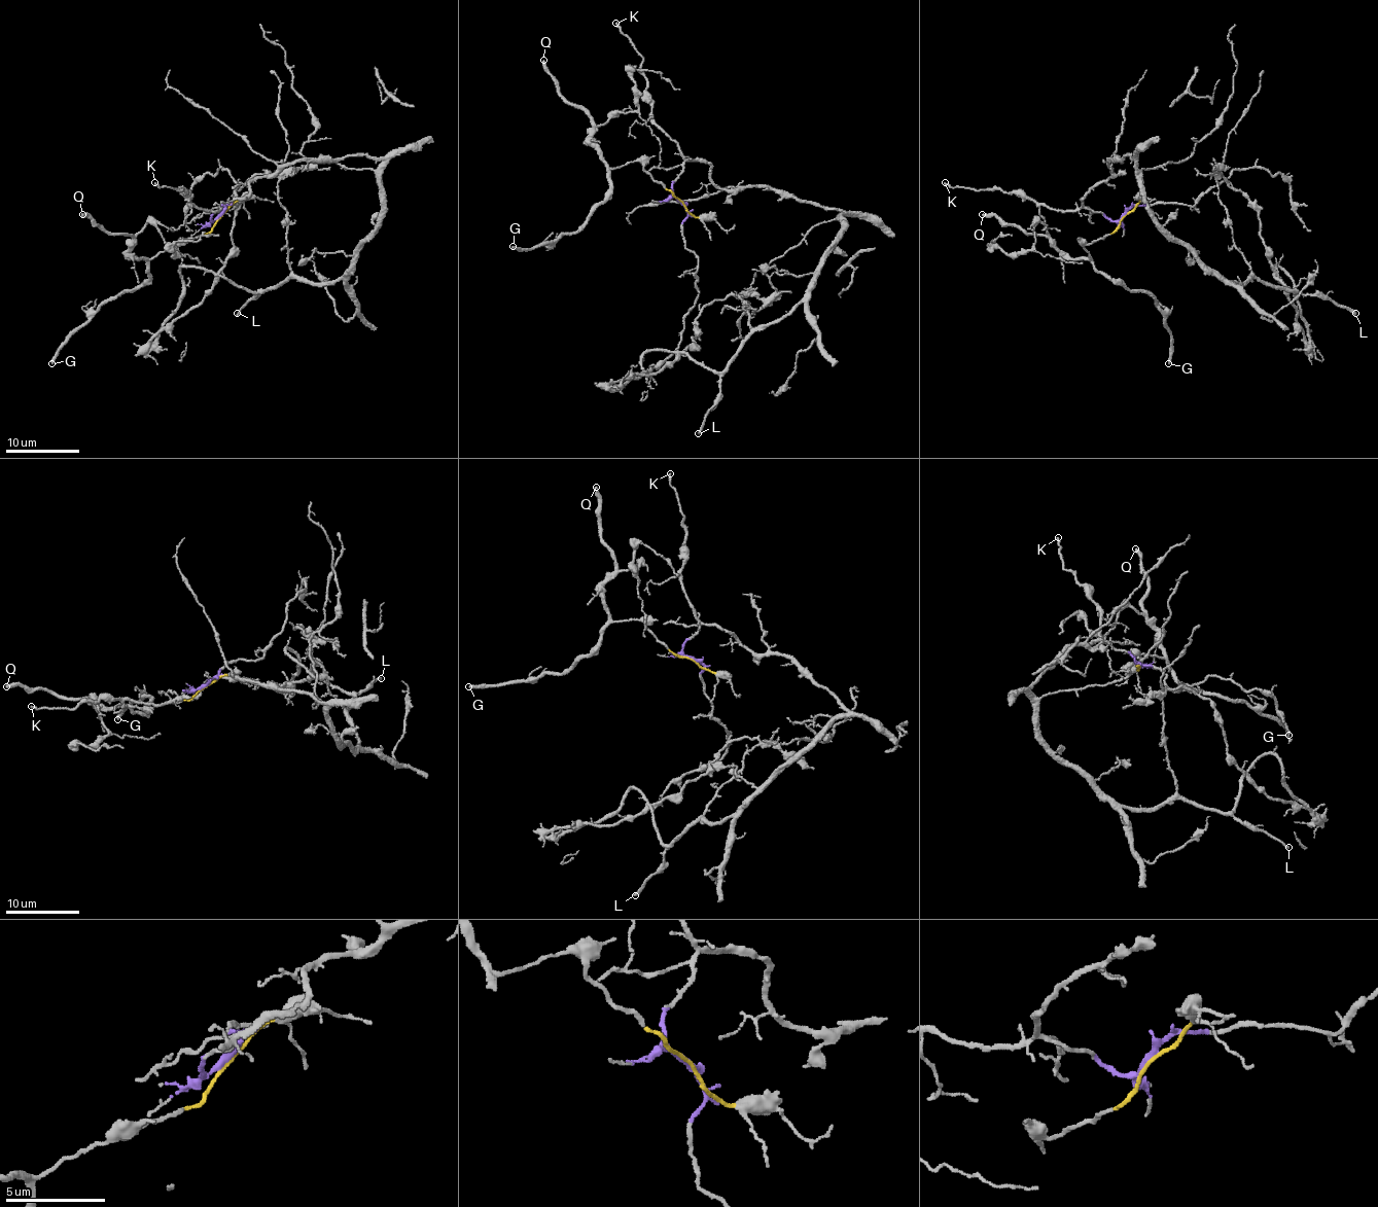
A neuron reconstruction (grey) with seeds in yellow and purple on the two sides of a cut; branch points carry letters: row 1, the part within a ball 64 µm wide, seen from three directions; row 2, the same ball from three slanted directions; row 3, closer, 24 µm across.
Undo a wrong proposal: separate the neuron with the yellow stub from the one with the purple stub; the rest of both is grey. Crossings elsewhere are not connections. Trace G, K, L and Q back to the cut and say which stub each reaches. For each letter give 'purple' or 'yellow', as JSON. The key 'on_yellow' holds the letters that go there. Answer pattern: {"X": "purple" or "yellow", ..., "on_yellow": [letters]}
{"G": "yellow", "K": "purple", "L": "purple", "Q": "yellow", "on_yellow": ["G", "Q"]}

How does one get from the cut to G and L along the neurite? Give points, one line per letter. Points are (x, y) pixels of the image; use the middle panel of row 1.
G: (681, 203), (640, 162), (629, 162), (610, 171), (605, 199), (575, 232), (564, 232), (531, 249), (513, 247)
L: (681, 203), (683, 164), (705, 162), (720, 187), (843, 213), (820, 275), (749, 335), (698, 434)

